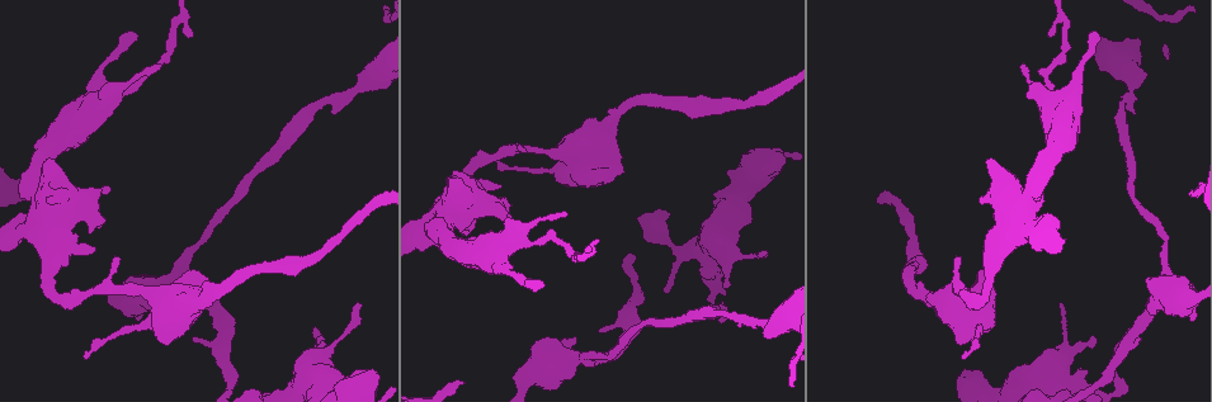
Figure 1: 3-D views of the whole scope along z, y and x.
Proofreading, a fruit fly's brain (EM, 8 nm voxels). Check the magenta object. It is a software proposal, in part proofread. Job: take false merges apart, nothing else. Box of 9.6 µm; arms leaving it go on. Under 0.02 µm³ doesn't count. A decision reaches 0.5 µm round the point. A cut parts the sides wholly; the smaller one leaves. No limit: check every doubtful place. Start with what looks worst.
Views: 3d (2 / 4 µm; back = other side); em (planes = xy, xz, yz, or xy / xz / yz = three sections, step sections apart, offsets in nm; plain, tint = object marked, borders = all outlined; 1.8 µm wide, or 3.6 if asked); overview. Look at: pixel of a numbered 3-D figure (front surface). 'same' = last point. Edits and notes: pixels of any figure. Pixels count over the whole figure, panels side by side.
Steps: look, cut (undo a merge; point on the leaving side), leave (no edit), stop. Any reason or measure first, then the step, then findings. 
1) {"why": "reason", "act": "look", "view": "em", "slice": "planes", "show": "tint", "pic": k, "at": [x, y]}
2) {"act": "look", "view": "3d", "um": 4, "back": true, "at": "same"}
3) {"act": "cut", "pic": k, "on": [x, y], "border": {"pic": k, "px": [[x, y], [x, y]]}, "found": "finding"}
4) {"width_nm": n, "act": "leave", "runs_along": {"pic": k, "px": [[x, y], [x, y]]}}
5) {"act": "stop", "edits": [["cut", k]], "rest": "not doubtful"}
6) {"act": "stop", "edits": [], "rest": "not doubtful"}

{"why": "sudden change in width", "act": "look", "view": "em", "slice": "xz", "step": 16, "show": "tint", "pic": 1, "at": [579, 360]}

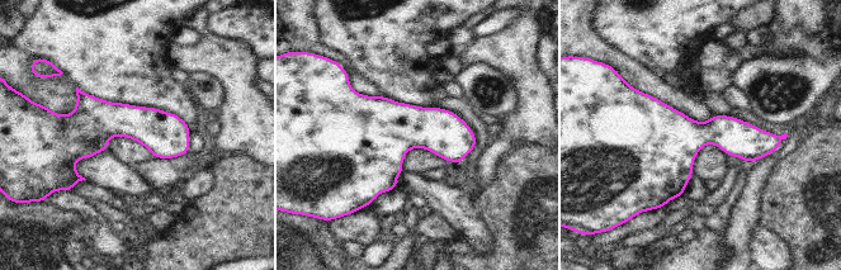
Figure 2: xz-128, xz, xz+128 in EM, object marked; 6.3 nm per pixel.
{"act": "look", "view": "em", "slice": "planes", "show": "tint", "at": "same"}

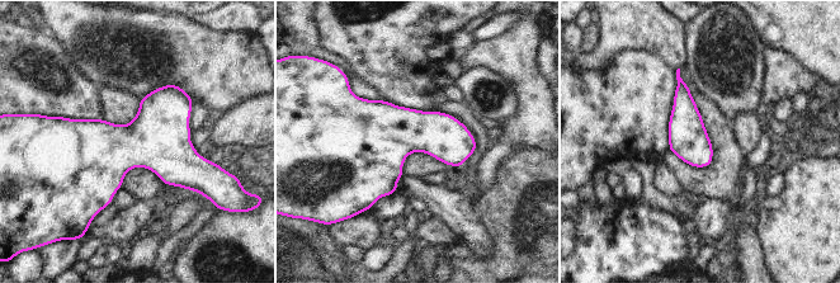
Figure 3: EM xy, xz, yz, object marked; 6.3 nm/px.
{"width_nm": 260, "act": "leave", "found": "one neuron here"}

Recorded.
{"why": "arms part here", "act": "look", "view": "3d", "um": 4, "pic": 1, "at": [93, 99]}

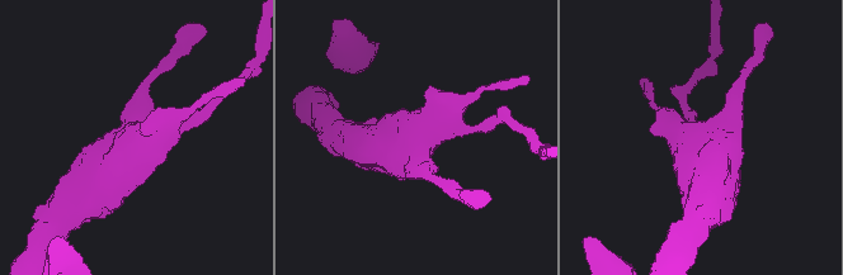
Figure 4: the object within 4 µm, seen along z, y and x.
{"act": "look", "view": "em", "um": 3.6, "slice": "planes", "show": "tint", "pic": 4, "at": [715, 134]}

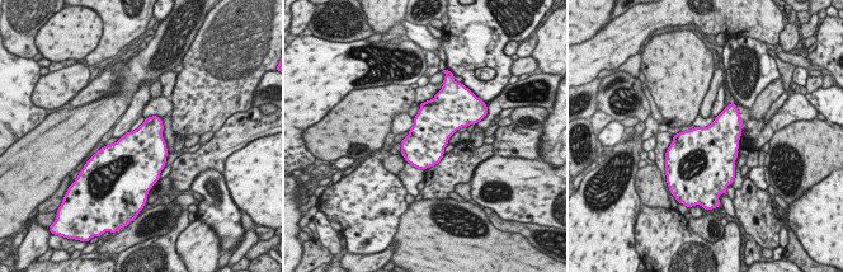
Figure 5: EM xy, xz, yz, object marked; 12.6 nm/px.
{"width_nm": 500, "act": "leave", "found": "all the same neuron"}

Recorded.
{"why": "calibre changes", "act": "look", "view": "em", "um": 3.6, "slice": "planes", "show": "tint", "pic": 1, "at": [1023, 199]}

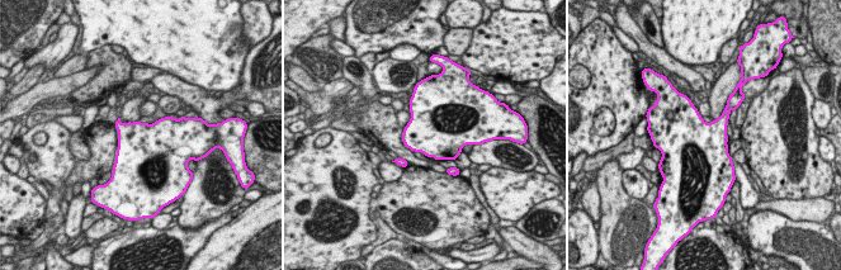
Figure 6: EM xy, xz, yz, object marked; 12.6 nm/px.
{"act": "leave", "found": "continuous, no second neuron"}

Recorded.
{"why": "calibre changes", "act": "look", "view": "em", "um": 3.6, "slice": "planes", "show": "tint", "pic": 1, "at": [591, 169]}

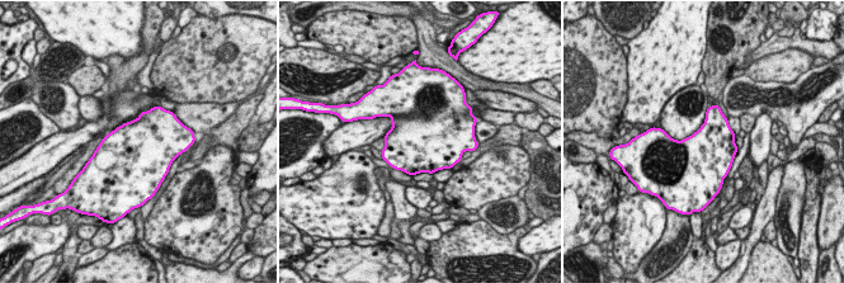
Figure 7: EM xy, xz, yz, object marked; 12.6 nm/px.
{"width_nm": 650, "act": "leave", "found": "continuous, no second neuron"}

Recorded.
{"act": "stop", "edits": [], "rest": "not doubtful"}

